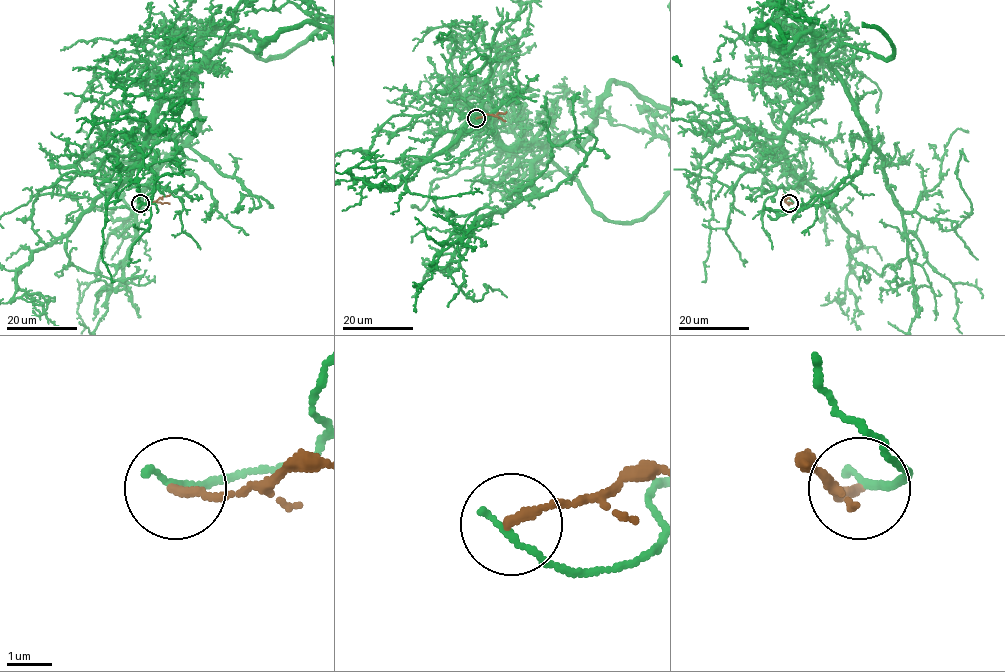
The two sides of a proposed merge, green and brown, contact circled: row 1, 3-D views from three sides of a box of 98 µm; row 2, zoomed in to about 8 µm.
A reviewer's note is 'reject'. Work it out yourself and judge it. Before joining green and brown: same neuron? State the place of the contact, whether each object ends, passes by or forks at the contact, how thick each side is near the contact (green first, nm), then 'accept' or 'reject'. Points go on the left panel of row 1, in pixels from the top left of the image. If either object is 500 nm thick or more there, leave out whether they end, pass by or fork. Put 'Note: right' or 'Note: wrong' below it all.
place (140, 203); green ends; brown ends; calibres 180 and 200 nm; reject
Note: right

